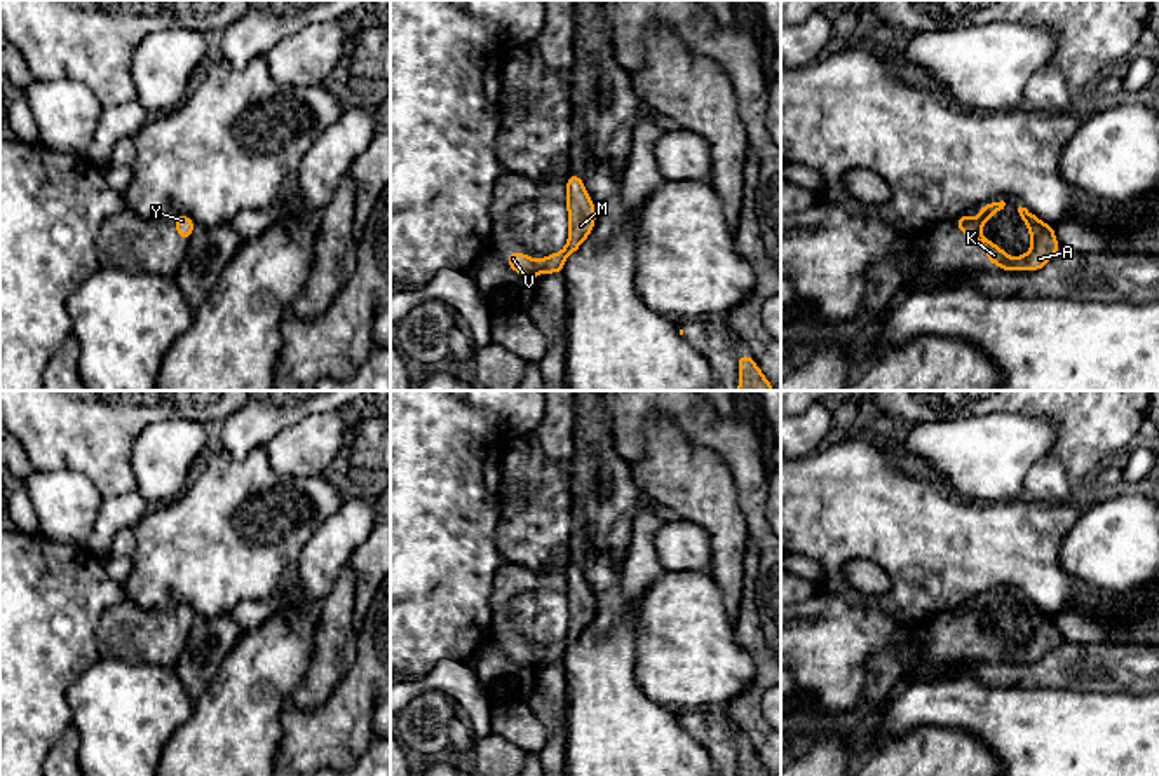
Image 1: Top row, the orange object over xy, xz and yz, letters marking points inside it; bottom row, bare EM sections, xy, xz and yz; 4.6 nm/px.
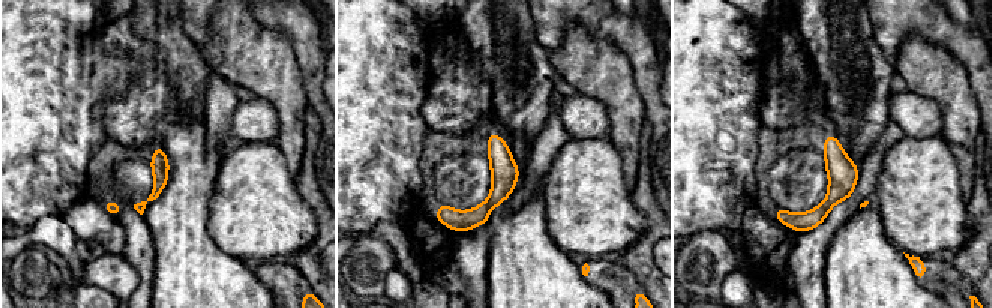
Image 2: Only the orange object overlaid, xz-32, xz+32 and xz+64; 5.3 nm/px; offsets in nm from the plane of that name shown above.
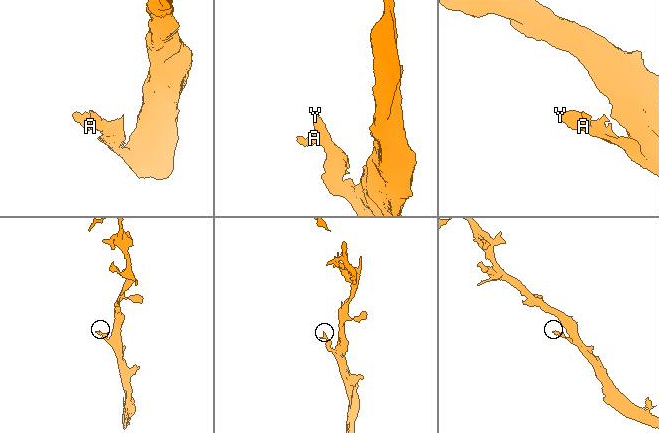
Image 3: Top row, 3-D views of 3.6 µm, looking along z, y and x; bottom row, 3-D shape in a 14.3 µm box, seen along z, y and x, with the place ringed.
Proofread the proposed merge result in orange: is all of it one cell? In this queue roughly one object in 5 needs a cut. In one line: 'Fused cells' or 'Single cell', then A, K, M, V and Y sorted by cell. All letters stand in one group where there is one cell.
Single cell. Groups: A K M V Y

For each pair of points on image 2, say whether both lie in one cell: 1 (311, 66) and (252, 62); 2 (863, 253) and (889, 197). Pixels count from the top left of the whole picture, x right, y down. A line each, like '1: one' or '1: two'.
1: two
2: two

